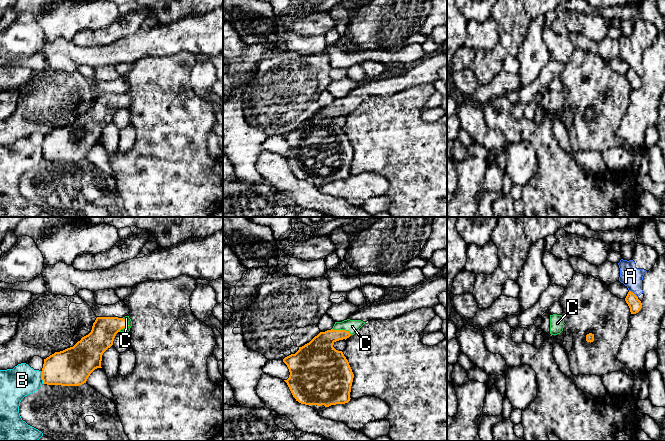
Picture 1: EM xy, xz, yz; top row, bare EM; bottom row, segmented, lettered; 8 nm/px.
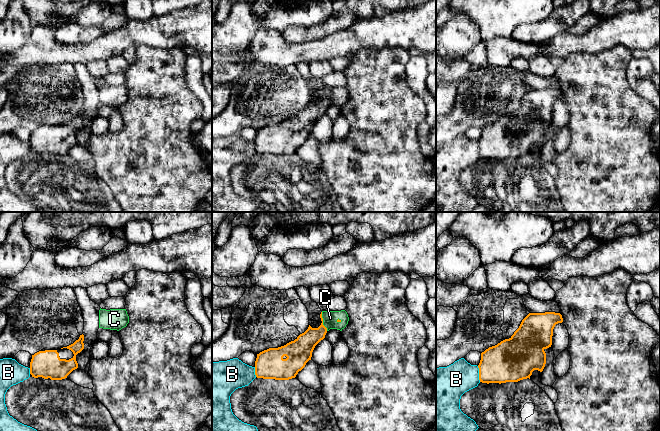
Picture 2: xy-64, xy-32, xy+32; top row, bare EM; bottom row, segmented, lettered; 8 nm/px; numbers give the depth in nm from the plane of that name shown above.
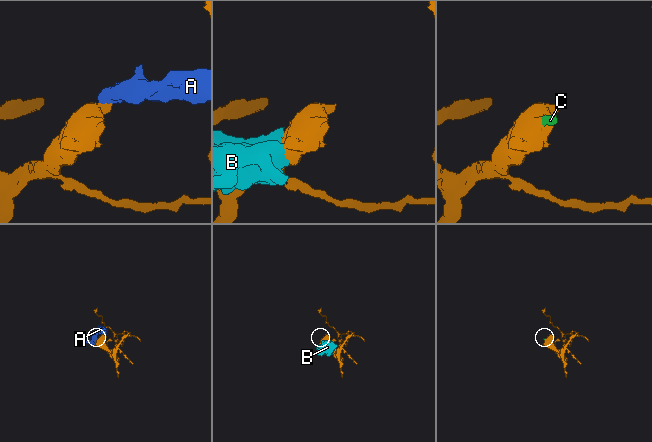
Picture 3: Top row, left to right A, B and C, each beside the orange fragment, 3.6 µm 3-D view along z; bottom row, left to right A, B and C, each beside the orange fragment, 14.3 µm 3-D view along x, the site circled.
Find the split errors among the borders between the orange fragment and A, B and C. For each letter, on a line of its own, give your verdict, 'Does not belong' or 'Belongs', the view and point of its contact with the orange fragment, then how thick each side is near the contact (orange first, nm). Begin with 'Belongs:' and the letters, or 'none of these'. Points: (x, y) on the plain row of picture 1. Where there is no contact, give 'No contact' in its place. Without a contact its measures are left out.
Belongs: C
A: Does not belong. Touches orange at yz (633, 69). Thickness 100 nm (orange) against 170 nm
B: Does not belong. Touches orange at xy (42, 153). Thickness 300 nm (orange) against 240 nm
C: Belongs. Touches orange at xz (342, 106). Thickness 220 nm (orange) against 100 nm

